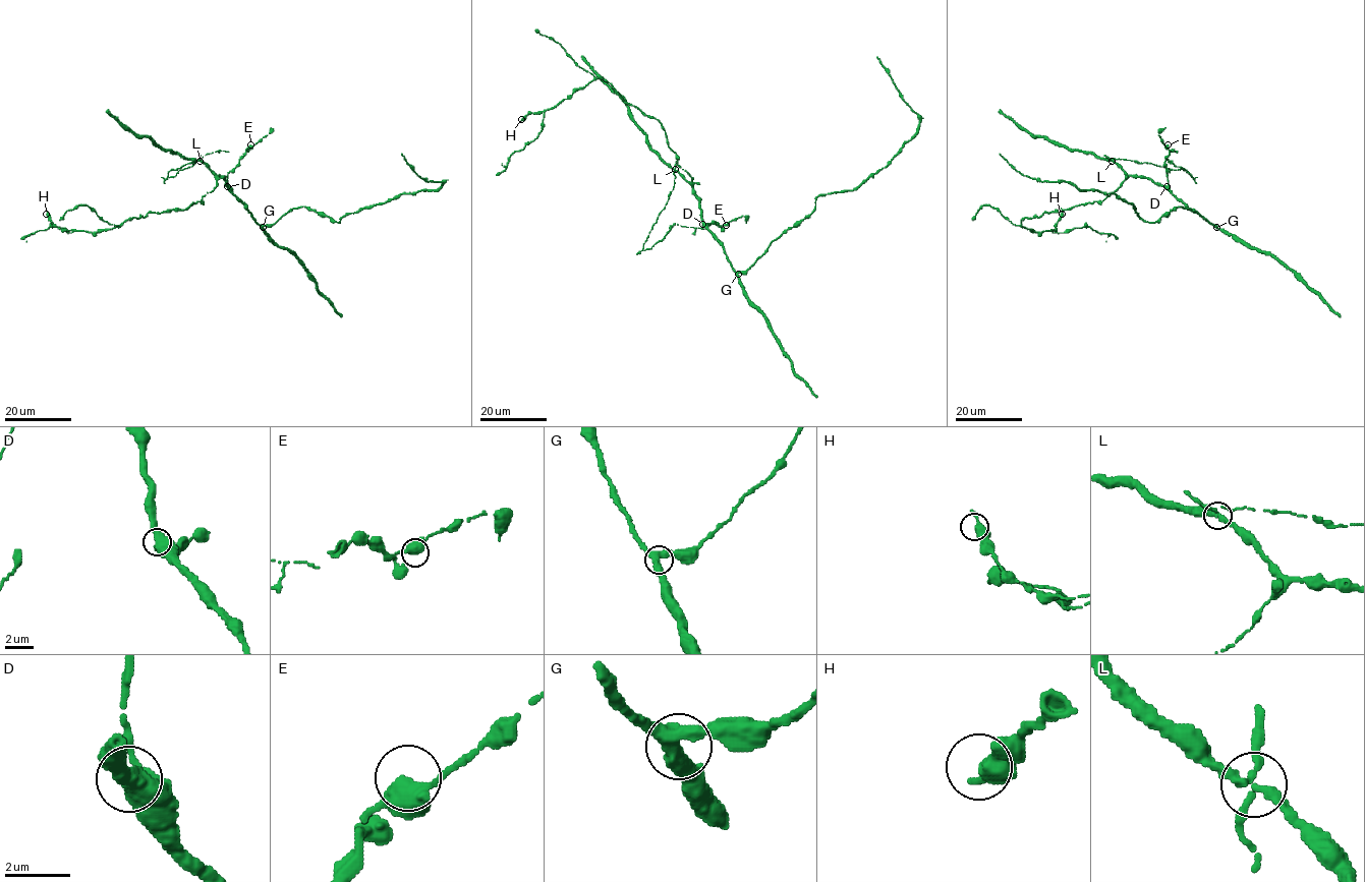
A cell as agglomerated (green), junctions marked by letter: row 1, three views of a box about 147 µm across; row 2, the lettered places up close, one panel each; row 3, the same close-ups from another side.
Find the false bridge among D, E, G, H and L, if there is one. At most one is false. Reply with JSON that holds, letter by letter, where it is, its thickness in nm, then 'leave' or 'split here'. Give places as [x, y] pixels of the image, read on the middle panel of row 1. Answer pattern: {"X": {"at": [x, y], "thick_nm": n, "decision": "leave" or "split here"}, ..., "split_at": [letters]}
{"D": {"at": [702, 224], "thick_nm": 400, "decision": "leave"}, "E": {"at": [726, 225], "thick_nm": 320, "decision": "leave"}, "G": {"at": [738, 274], "thick_nm": 400, "decision": "leave"}, "H": {"at": [521, 119], "thick_nm": 320, "decision": "leave"}, "L": {"at": [675, 169], "thick_nm": 280, "decision": "split here"}, "split_at": ["L"]}

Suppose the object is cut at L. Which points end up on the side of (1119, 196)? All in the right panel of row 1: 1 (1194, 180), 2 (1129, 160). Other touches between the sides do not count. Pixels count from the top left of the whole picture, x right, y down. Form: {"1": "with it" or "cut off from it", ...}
{"1": "cut off from it", "2": "cut off from it"}

